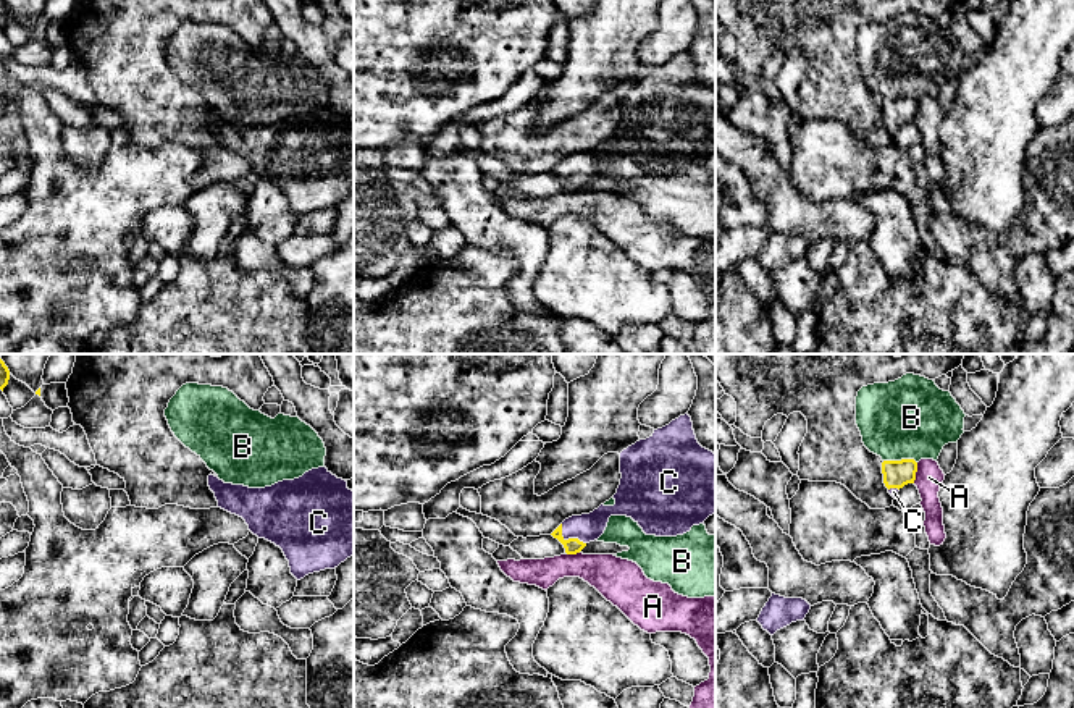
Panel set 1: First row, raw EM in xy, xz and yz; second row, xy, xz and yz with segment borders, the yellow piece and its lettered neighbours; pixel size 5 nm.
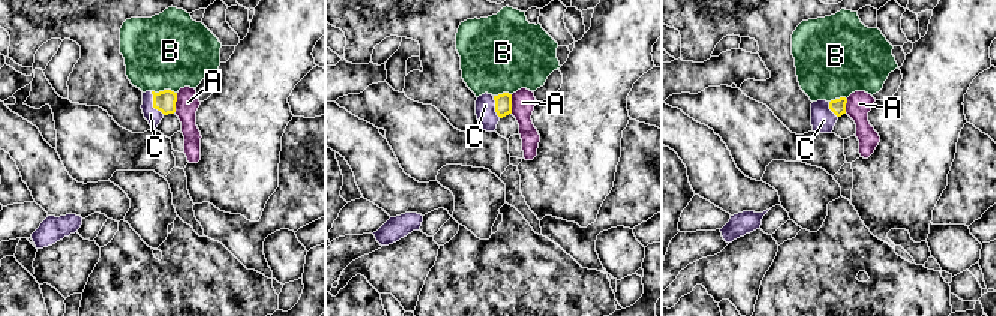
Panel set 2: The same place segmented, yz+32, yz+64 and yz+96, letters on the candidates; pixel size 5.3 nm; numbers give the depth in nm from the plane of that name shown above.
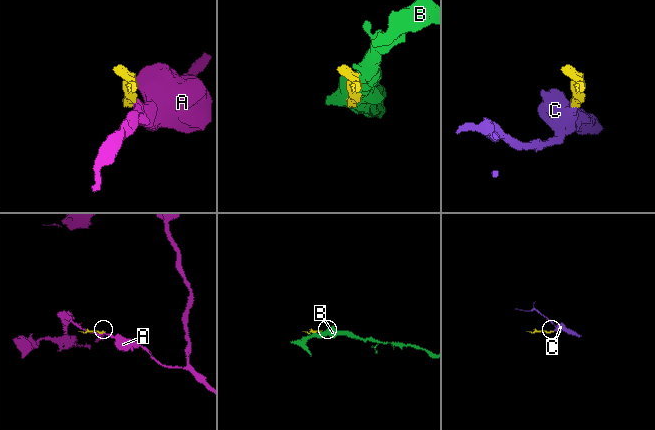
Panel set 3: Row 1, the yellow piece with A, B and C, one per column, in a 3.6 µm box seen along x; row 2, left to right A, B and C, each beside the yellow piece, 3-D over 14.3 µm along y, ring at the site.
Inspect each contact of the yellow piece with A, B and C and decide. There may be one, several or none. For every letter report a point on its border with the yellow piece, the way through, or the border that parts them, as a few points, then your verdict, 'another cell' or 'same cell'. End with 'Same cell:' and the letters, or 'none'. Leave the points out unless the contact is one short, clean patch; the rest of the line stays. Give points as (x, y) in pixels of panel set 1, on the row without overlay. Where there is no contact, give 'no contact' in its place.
A: meets yellow in yz at (916, 109); border along yz (918, 101), (913, 120); another cell
B: meets yellow in yz at (901, 97); another cell
C: meets yellow in xz at (569, 176); runs through xz (572, 183), (569, 176), (577, 168), (587, 165); same cell
Same cell: C

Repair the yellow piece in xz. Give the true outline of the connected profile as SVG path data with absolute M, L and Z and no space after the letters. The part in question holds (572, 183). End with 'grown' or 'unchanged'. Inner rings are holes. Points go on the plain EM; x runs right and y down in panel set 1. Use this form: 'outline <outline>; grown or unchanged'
outline M688 52L623 87L620 112L614 144L601 142L589 152L572 154L551 171L564 183L567 192L577 192L598 178L610 154L631 155L646 173L677 175L715 152L715 92L698 81Z; grown

